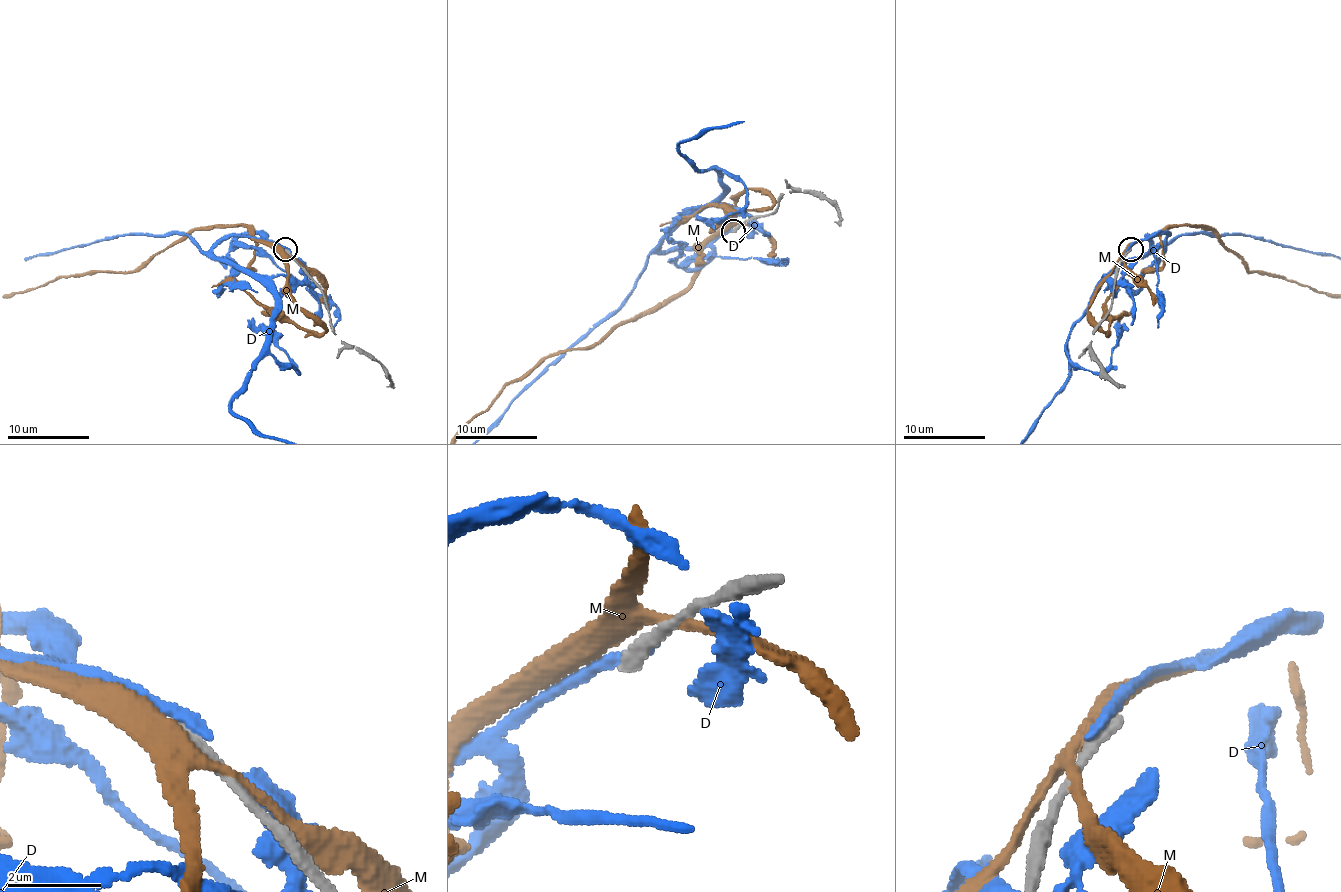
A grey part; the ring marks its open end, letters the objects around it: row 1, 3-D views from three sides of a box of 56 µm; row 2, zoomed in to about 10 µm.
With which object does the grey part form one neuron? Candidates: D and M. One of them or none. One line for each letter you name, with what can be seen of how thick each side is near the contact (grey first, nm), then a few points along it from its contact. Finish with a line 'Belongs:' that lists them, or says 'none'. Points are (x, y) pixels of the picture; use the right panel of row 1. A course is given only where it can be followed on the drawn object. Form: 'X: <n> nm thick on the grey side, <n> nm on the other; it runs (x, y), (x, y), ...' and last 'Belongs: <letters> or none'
Belongs: none

